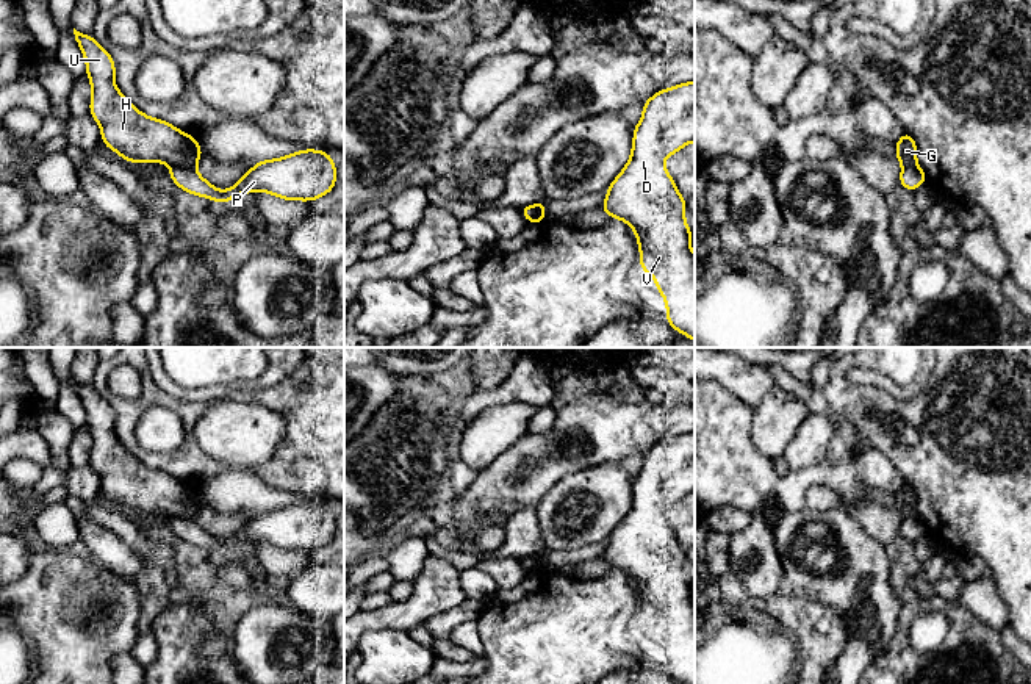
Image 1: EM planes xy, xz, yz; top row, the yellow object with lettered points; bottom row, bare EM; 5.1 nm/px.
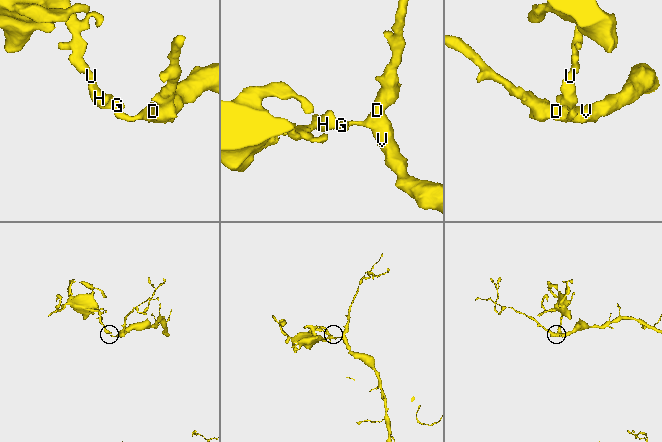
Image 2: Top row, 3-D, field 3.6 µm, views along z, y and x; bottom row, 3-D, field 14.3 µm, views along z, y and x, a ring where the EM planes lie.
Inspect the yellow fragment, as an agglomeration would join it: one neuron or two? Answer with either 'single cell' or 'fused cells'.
fused cells

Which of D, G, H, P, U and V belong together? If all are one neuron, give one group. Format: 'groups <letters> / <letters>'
groups D P V / G H U

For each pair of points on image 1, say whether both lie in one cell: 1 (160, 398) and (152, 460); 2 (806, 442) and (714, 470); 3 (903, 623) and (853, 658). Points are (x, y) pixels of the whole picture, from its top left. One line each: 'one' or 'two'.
1: one
2: two
3: two

